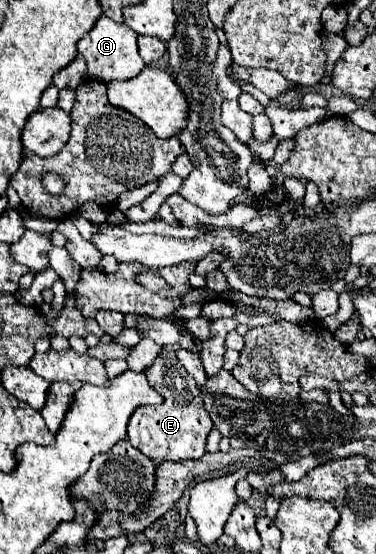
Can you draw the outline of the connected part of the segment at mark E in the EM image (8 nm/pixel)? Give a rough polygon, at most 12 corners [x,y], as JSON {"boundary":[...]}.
{"boundary":[[164,345],[144,369],[164,397],[138,407],[128,441],[156,463],[200,459],[212,419]]}

